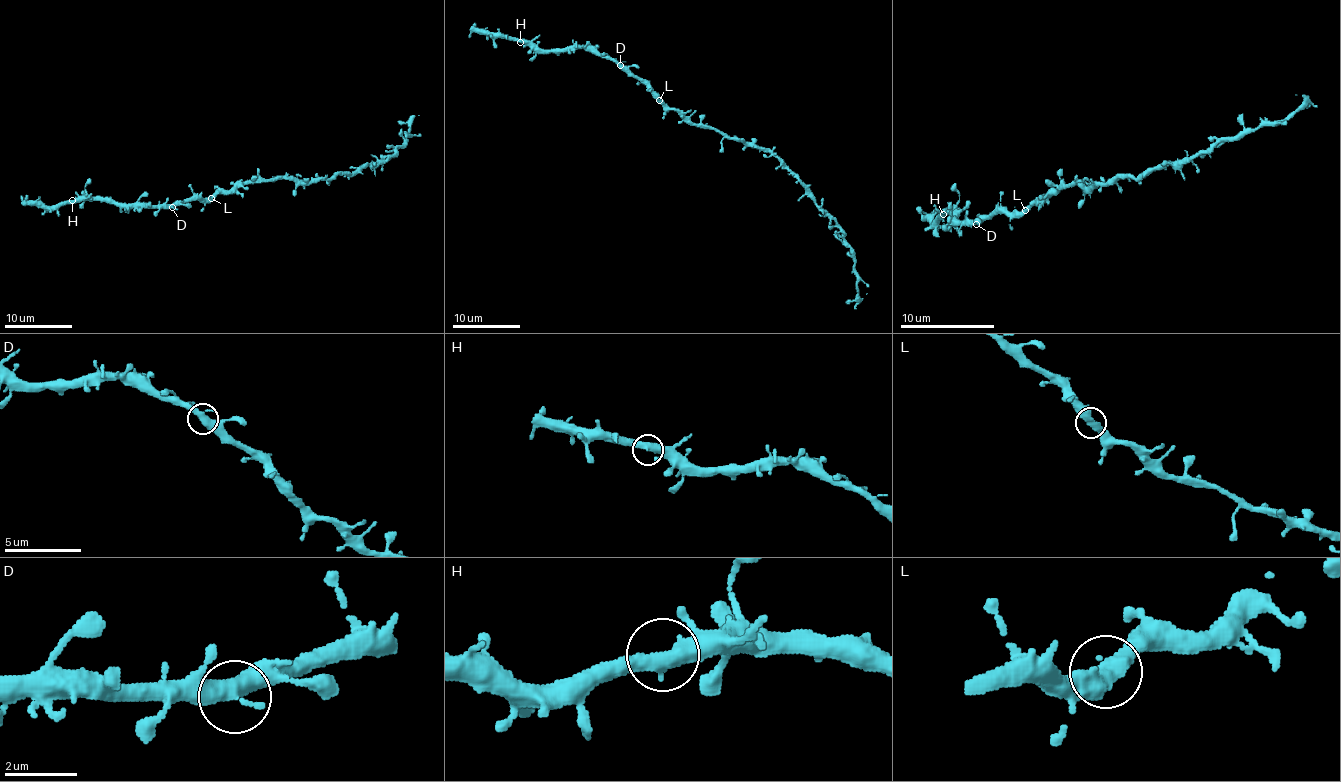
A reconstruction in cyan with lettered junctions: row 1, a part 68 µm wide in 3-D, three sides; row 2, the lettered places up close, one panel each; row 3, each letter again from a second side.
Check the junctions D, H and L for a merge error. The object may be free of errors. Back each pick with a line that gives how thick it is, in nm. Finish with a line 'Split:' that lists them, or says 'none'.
Split: none

